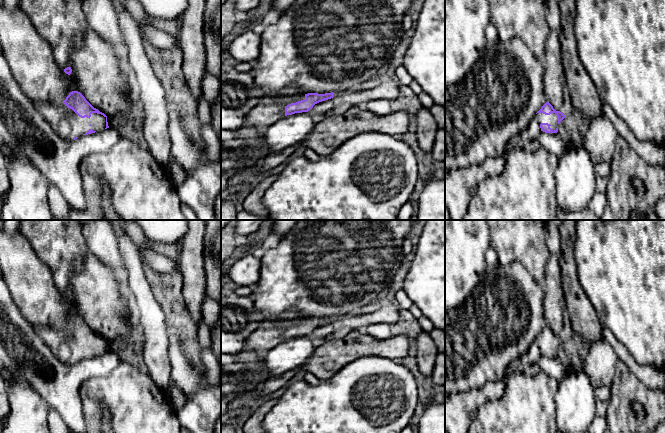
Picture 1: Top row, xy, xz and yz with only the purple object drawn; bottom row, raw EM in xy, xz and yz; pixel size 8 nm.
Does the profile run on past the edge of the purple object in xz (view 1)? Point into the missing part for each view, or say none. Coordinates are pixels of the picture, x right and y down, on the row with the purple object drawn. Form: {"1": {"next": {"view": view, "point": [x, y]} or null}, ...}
{"1": {"next": {"view": "xz", "point": [265, 114]}}}

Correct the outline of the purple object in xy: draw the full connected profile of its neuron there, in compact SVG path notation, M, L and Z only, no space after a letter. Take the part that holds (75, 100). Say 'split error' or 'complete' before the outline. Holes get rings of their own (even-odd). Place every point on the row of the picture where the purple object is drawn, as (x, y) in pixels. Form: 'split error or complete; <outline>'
split error; M78 91L70 92L62 103L44 105L39 110L51 128L65 140L109 128L109 117L94 108Z

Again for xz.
split error; M285 88L280 95L268 98L250 110L243 127L254 127L259 134L264 134L269 126L283 116L308 112L315 104L333 97L333 92L302 94L295 88Z

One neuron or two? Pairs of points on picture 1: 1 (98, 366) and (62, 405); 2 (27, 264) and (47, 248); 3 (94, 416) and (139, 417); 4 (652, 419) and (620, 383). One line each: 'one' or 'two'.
1: one
2: two
3: one
4: one

